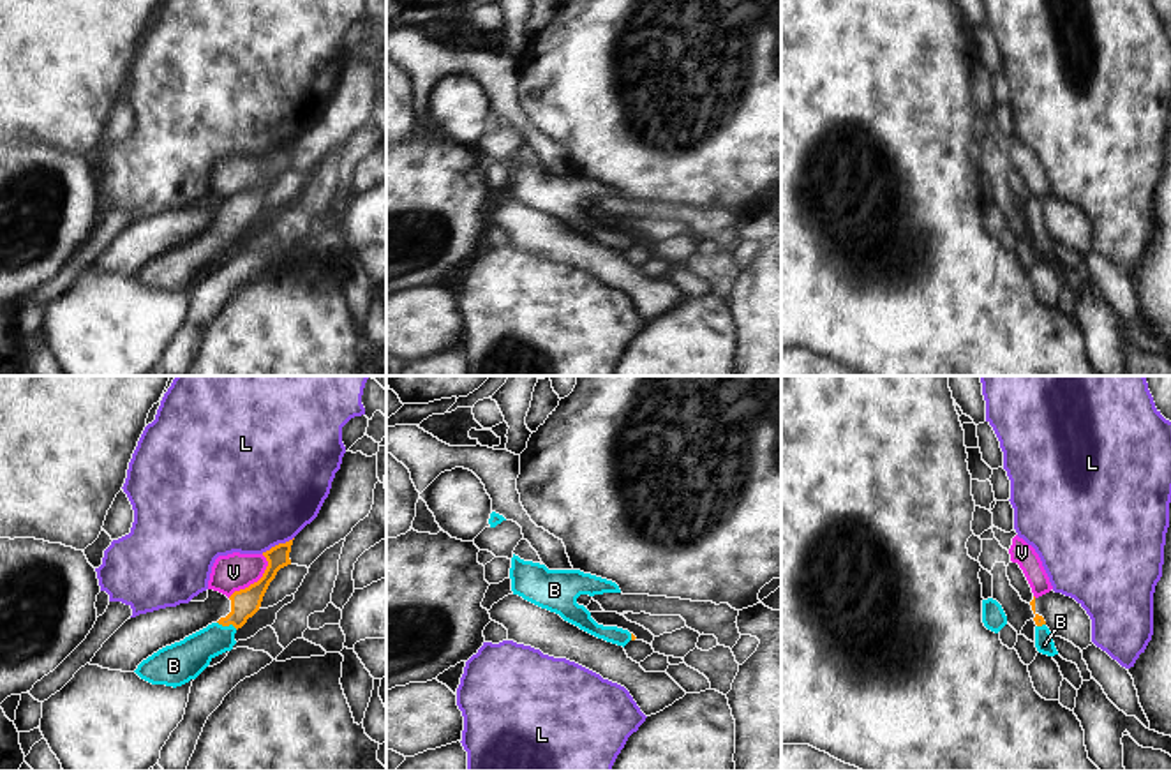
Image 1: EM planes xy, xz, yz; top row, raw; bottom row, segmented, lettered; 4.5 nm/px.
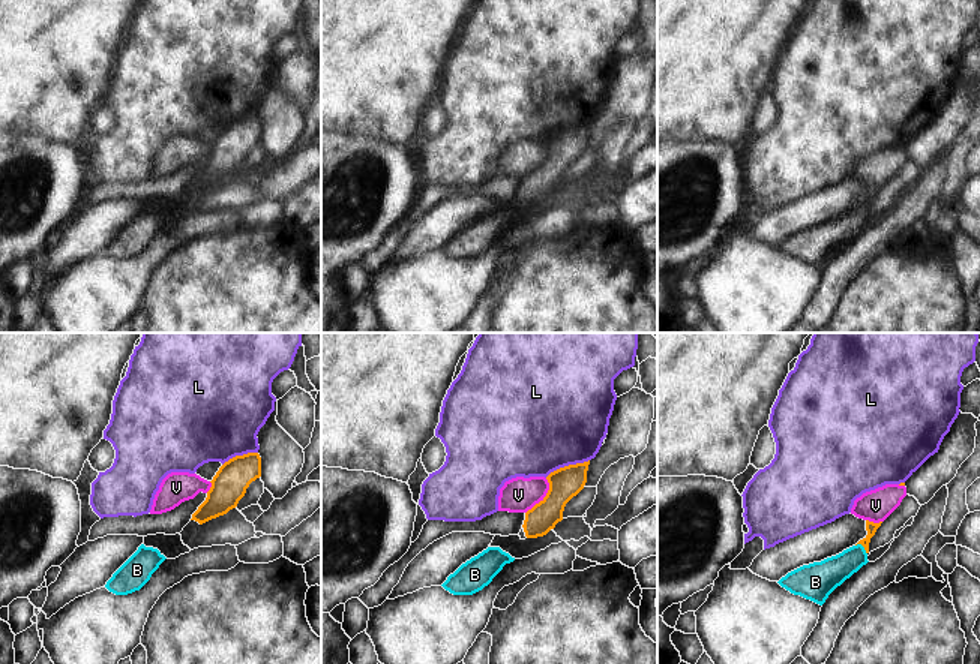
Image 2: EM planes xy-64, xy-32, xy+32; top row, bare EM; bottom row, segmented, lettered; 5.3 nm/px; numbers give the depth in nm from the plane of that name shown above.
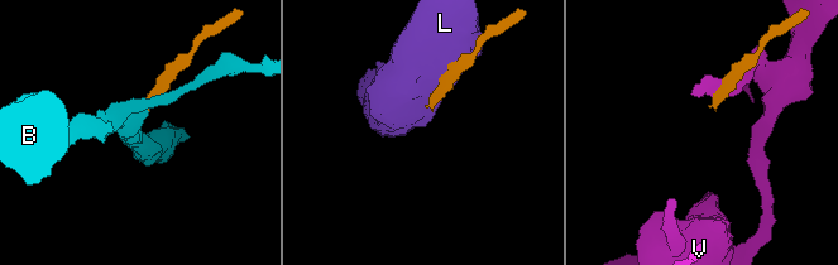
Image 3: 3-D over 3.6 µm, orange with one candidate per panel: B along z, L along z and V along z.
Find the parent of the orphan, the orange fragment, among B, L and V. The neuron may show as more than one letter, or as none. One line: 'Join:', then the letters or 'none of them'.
Join: B

